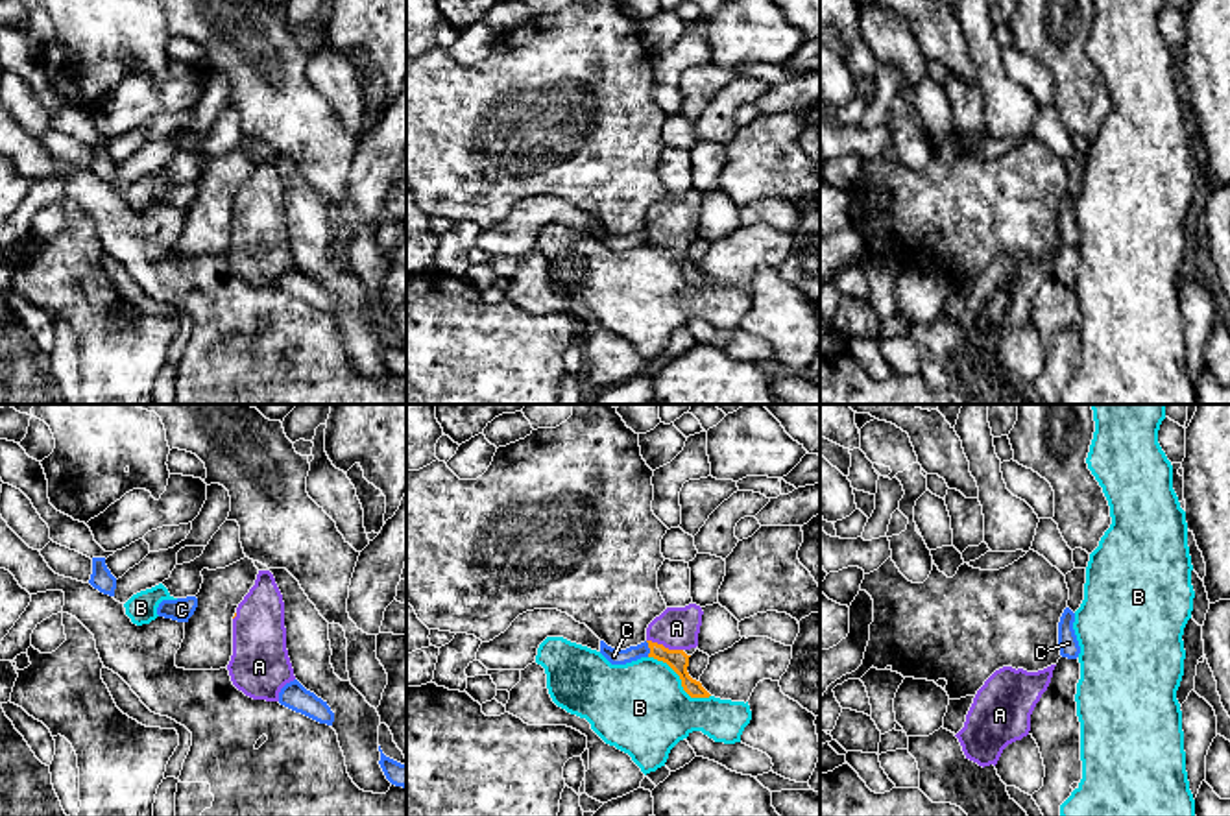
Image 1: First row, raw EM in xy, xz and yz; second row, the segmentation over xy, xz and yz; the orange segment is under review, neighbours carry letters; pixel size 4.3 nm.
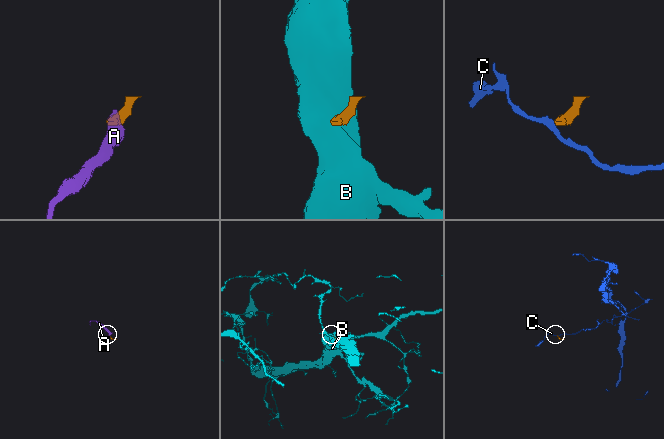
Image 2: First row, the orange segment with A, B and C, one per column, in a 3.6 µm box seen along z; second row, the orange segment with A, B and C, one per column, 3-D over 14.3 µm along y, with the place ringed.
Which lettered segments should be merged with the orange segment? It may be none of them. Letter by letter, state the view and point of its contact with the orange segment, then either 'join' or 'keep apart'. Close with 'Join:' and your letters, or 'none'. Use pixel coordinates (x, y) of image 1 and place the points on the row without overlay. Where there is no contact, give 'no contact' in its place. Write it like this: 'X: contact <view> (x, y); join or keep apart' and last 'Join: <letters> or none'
A: contact xz (663, 233); join
B: contact xz (682, 268); keep apart
C: contact xz (649, 233); keep apart
Join: A

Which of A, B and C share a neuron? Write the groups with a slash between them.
A / B / C

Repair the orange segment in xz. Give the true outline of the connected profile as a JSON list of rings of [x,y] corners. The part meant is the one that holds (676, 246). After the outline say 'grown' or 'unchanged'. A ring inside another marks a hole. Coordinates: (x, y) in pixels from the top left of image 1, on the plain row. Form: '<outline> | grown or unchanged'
[[[696,190],[667,194],[646,214],[648,244],[667,249],[680,262],[681,273],[691,284],[711,282],[687,258],[691,242],[685,238],[698,233],[702,201],[704,198]]] | grown

